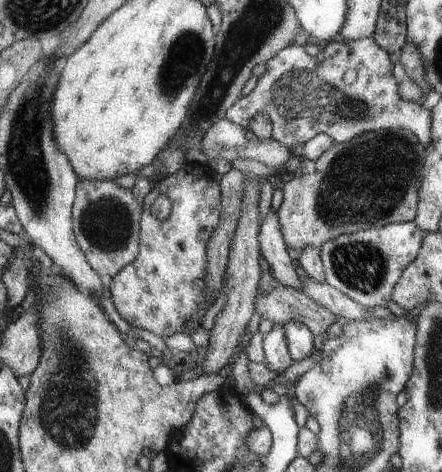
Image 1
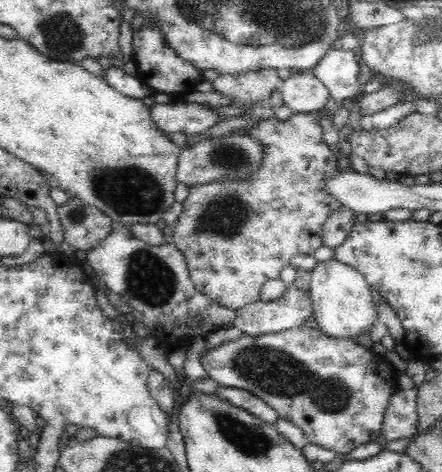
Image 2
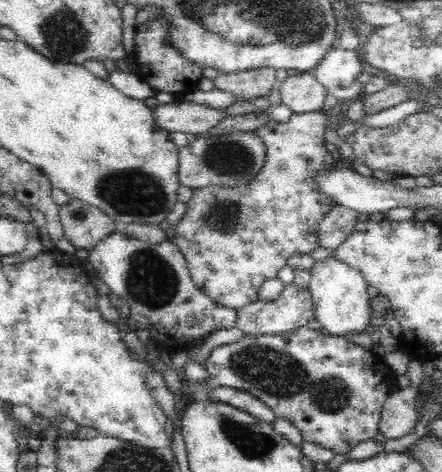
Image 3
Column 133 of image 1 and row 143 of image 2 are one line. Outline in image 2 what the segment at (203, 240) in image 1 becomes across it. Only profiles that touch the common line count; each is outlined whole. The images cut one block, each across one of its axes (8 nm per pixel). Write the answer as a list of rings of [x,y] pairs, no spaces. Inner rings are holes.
[[[318,112],[312,114],[292,114],[288,122],[278,118],[268,118],[256,128],[240,130],[242,136],[254,136],[264,146],[262,166],[250,180],[242,184],[212,182],[204,186],[192,186],[188,198],[184,200],[184,212],[174,224],[174,244],[186,256],[188,272],[196,290],[226,306],[230,310],[240,310],[248,304],[260,302],[260,290],[264,282],[280,278],[280,272],[290,266],[294,256],[314,256],[322,246],[320,226],[330,212],[338,210],[342,204],[322,190],[322,178],[338,172],[338,158],[332,154],[330,146],[322,138],[322,126]]]

